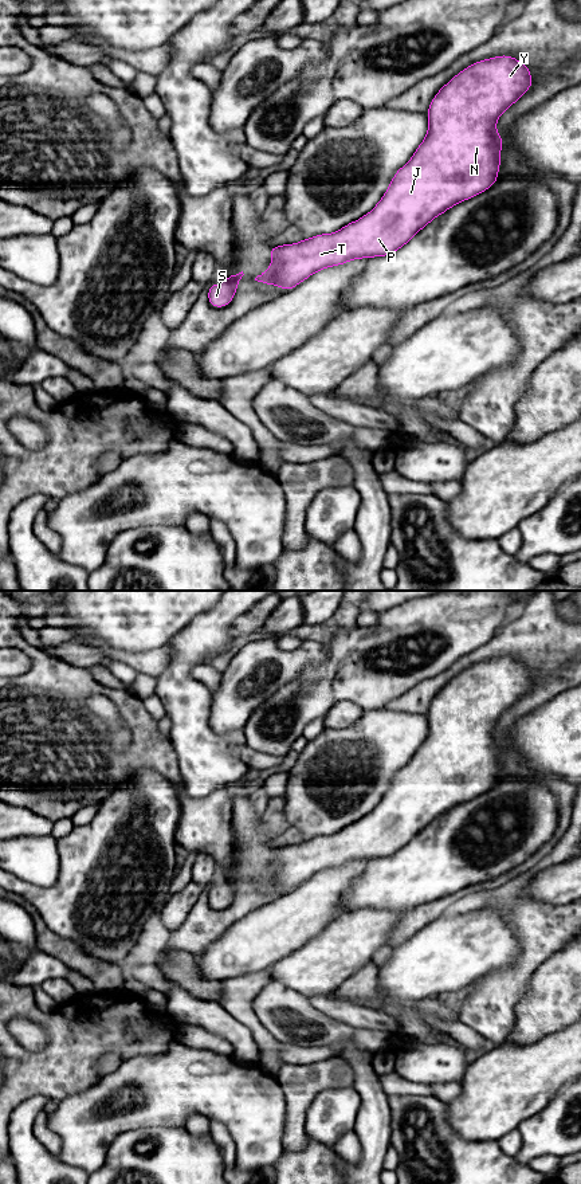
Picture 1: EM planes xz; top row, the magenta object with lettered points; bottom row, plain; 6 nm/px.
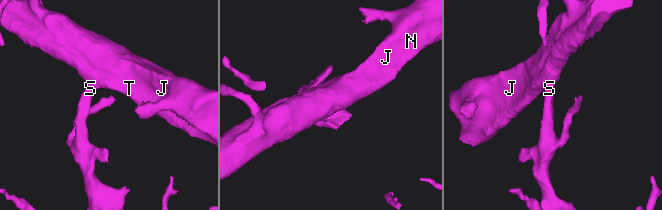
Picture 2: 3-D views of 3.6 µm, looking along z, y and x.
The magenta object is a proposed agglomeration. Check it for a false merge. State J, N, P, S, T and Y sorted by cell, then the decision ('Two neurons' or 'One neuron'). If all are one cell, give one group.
Groups: J N P S T Y. One neuron

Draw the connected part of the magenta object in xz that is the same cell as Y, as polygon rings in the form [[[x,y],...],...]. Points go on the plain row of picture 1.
[[[510,656],[483,660],[462,671],[432,699],[425,716],[428,720],[425,740],[411,761],[394,775],[390,787],[376,808],[361,820],[333,835],[319,835],[294,846],[280,846],[270,850],[268,855],[272,865],[255,882],[288,893],[323,870],[345,866],[353,860],[388,858],[405,847],[419,832],[447,811],[491,789],[498,781],[499,754],[505,748],[502,736],[496,733],[496,722],[531,687],[531,673]]]

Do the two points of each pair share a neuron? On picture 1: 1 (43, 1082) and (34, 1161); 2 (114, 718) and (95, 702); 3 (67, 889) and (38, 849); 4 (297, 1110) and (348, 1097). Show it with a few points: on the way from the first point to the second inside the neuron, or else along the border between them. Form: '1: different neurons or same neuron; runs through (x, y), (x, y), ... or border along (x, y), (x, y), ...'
1: different neurons; border along (50, 1098), (30, 1096), (14, 1109)
2: same neuron; runs through (110, 714), (99, 705)
3: different neurons; border along (58, 845), (59, 878), (46, 888), (28, 883)
4: different neurons; border along (332, 1088), (321, 1092), (305, 1112), (307, 1137)

